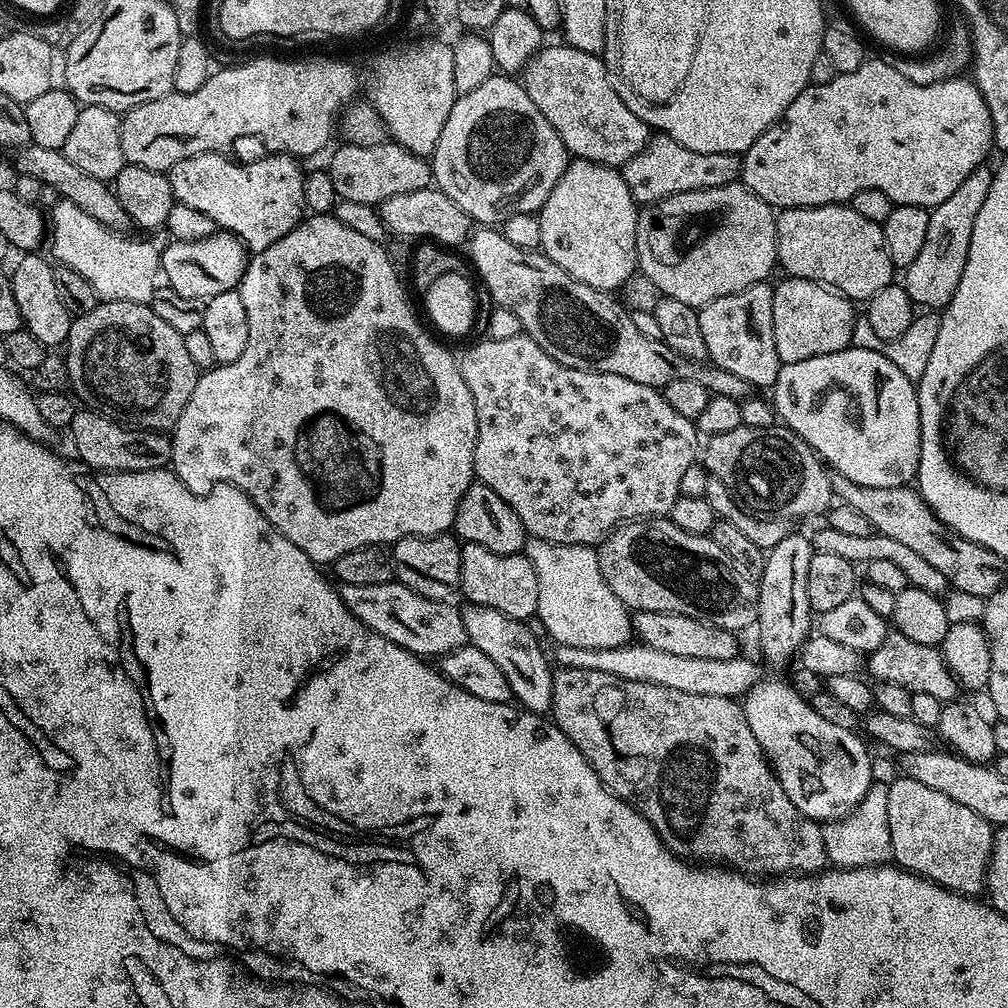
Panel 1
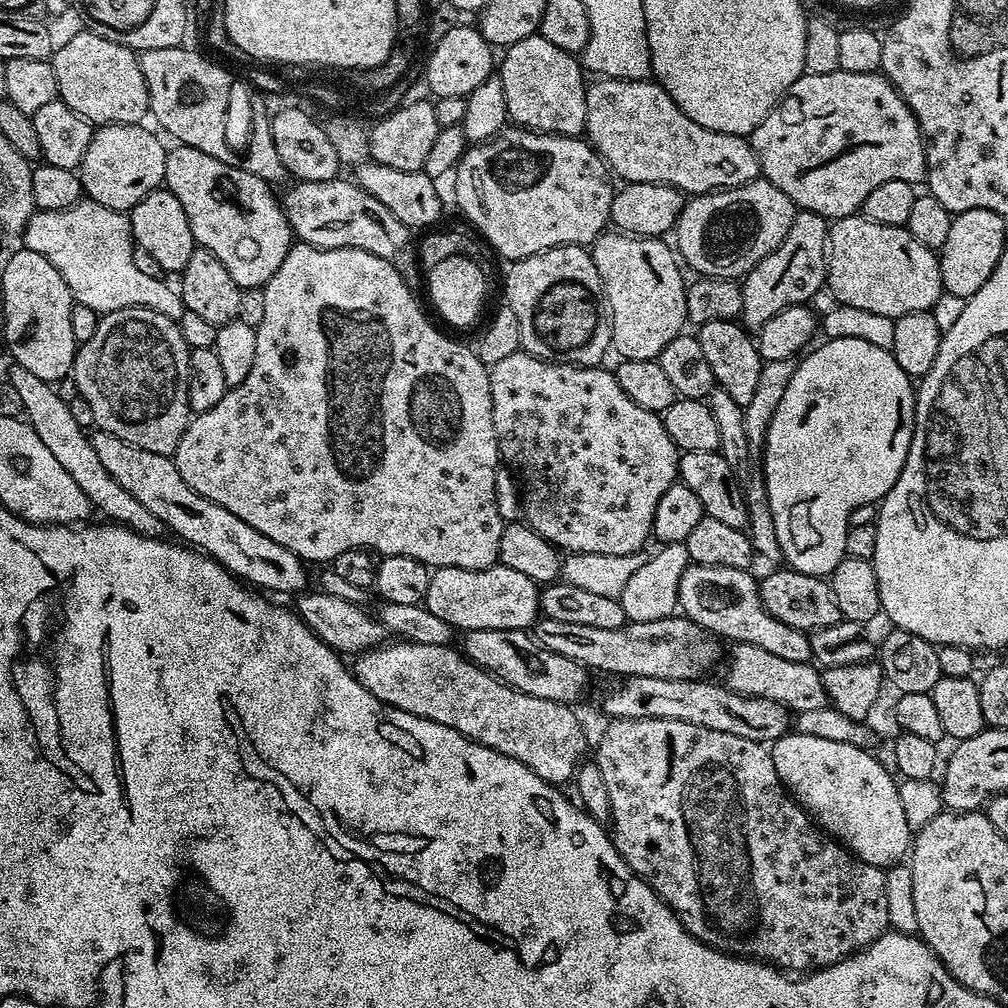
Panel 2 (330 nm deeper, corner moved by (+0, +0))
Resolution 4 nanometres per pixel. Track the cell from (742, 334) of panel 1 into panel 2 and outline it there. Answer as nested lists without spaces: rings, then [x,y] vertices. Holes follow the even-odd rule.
[[[797,211],[794,222],[778,250],[762,258],[762,262],[758,262],[758,266],[751,268],[747,276],[743,277],[740,289],[741,313],[743,323],[749,329],[758,330],[771,316],[791,304],[807,305],[808,299],[819,288],[825,287],[828,229],[825,217],[813,212]]]

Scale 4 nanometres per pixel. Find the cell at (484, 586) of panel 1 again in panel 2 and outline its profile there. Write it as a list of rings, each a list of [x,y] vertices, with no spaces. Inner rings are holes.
[[[499,562],[482,570],[437,568],[429,575],[422,603],[453,630],[528,630],[541,615],[540,591],[526,574],[518,574],[518,570],[510,570],[510,566]]]

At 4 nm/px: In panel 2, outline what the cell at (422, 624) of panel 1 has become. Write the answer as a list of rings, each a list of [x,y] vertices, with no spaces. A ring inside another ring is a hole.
[[[99,430],[93,431],[90,439],[95,453],[98,454],[98,460],[102,462],[106,474],[113,482],[134,498],[138,498],[138,502],[142,502],[142,506],[146,506],[146,510],[150,510],[154,518],[161,520],[169,533],[181,536],[184,539],[181,541],[197,553],[217,560],[237,581],[257,589],[265,588],[260,589],[265,593],[300,594],[309,587],[310,572],[308,576],[304,569],[307,568],[305,561],[286,550],[286,546],[270,542],[266,534],[258,534],[258,530],[246,526],[246,522],[230,514],[230,510],[199,496],[178,474],[176,461],[172,456],[159,456],[146,450],[138,450]]]

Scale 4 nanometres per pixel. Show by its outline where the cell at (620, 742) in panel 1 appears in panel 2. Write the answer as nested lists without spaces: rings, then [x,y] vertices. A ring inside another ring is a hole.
[[[670,718],[609,719],[607,723],[608,725],[605,726],[604,733],[600,736],[600,741],[596,744],[594,763],[598,766],[598,770],[602,770],[602,782],[605,783],[606,794],[610,796],[610,810],[612,811],[610,824],[613,824],[613,828],[610,828],[612,843],[616,845],[618,854],[628,864],[629,868],[631,868],[640,879],[648,881],[650,887],[660,895],[660,899],[663,900],[665,906],[667,906],[675,916],[680,917],[681,926],[685,928],[695,940],[702,942],[708,948],[715,948],[717,952],[727,952],[729,956],[742,956],[750,960],[758,960],[765,964],[773,965],[780,970],[791,970],[796,974],[804,974],[809,970],[825,968],[825,966],[830,963],[842,960],[844,957],[852,955],[853,952],[860,951],[860,949],[865,947],[869,942],[875,940],[877,936],[881,936],[889,927],[889,901],[886,899],[885,873],[881,871],[881,869],[875,868],[873,864],[862,863],[857,856],[852,855],[847,848],[841,846],[839,843],[832,842],[829,848],[824,848],[825,837],[822,835],[821,829],[817,827],[807,811],[786,791],[783,782],[780,781],[778,774],[774,770],[772,753],[765,745],[754,742],[750,738],[738,738],[738,734],[722,734],[722,730],[706,730],[702,726],[690,726],[690,722],[674,722]]]

